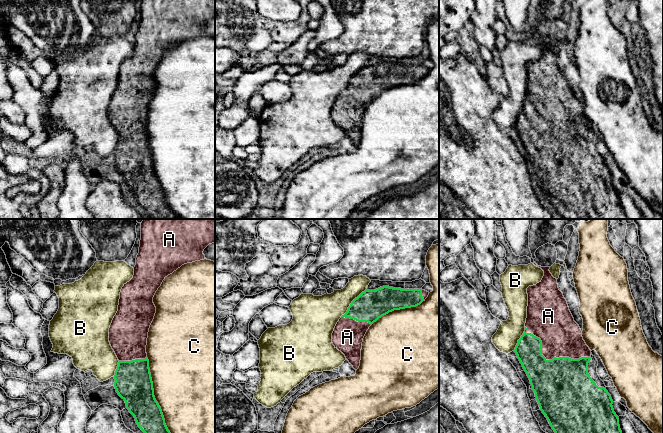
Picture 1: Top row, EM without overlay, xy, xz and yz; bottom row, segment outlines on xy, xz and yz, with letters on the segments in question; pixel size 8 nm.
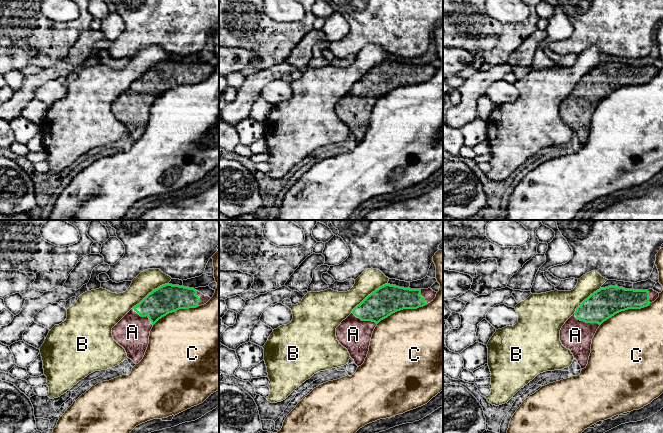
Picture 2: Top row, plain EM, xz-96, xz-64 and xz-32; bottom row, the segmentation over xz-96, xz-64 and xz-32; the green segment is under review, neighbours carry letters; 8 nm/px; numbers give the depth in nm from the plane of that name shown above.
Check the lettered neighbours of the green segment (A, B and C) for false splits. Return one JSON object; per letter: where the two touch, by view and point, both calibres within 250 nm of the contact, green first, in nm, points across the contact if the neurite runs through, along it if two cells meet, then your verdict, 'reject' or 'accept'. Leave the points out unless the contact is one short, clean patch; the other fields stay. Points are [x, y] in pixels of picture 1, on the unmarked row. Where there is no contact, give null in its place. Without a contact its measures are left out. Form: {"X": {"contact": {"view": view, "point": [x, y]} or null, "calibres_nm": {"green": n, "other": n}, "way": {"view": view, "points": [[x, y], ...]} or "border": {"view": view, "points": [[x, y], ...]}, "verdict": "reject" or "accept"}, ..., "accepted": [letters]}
{"A": {"contact": {"view": "yz", "point": [548, 136]}, "calibres_nm": {"green": 460, "other": 320}, "verdict": "accept"}, "B": {"contact": {"view": "xz", "point": [351, 79]}, "calibres_nm": {"green": 240, "other": 280}, "verdict": "reject"}, "C": {"contact": {"view": "xy", "point": [155, 176]}, "calibres_nm": {"green": 300, "other": 480}, "verdict": "reject"}, "accepted": ["A"]}

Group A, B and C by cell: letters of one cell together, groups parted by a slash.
A / B / C

